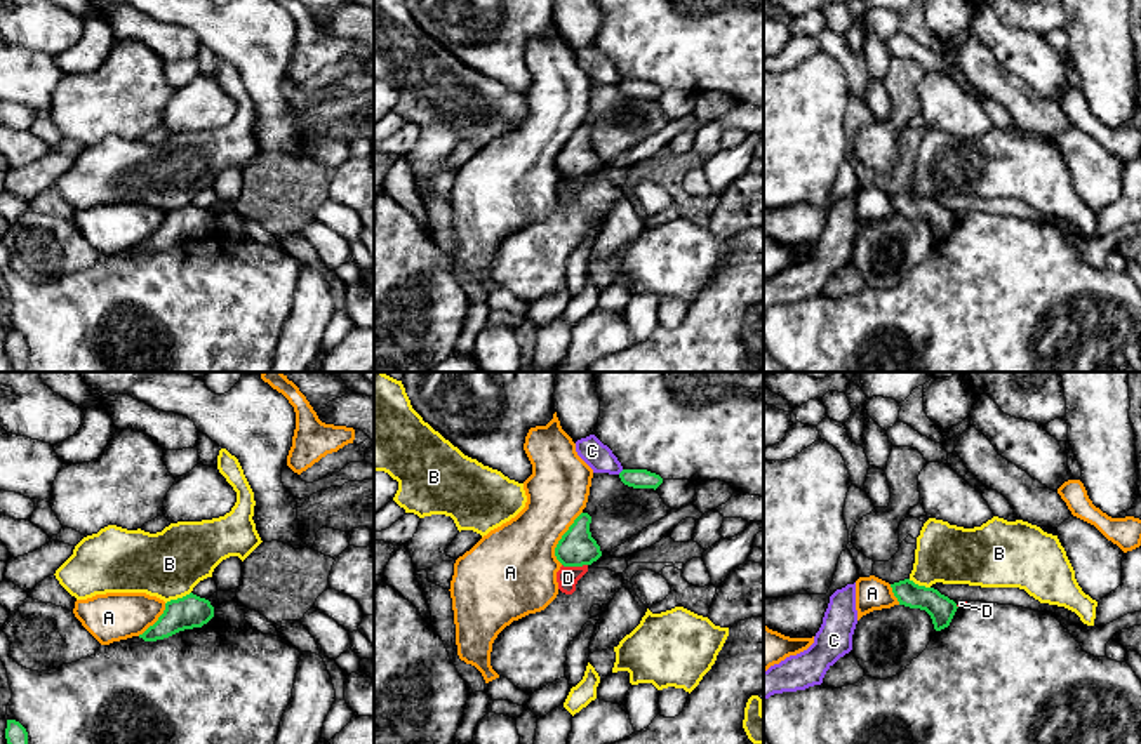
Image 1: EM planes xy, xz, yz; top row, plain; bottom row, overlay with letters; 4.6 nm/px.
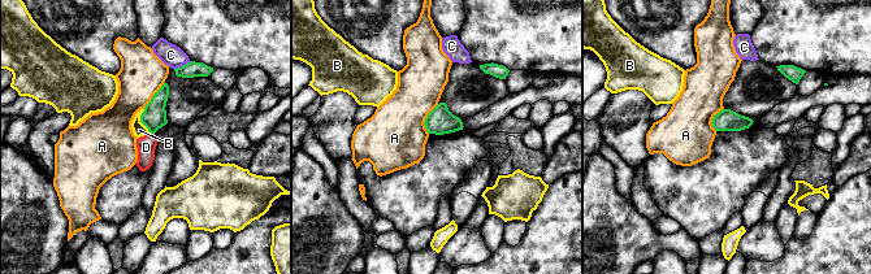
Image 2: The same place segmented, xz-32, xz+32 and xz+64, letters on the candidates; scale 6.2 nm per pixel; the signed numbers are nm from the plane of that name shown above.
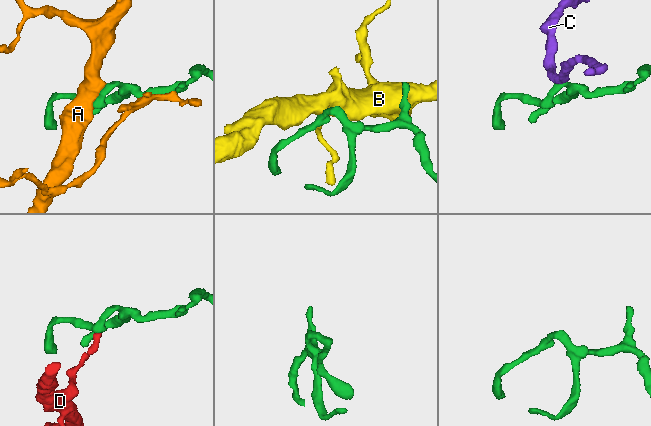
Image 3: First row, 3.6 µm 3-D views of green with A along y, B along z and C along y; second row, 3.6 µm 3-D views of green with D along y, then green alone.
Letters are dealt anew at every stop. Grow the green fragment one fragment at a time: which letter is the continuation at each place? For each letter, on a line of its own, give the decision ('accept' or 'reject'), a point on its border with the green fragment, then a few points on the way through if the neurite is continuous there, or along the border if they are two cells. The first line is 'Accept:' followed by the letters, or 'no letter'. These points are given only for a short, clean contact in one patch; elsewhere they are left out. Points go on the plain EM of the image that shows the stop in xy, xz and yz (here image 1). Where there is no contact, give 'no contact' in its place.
Accept: no letter
A: reject | xz (562, 148)
B: reject | xy (178, 209) | along xy (190, 202), (166, 214)
C: reject | xz (621, 82) | along xz (623, 80), (618, 84)
D: reject | xz (574, 176) | along xz (562, 174), (587, 176)

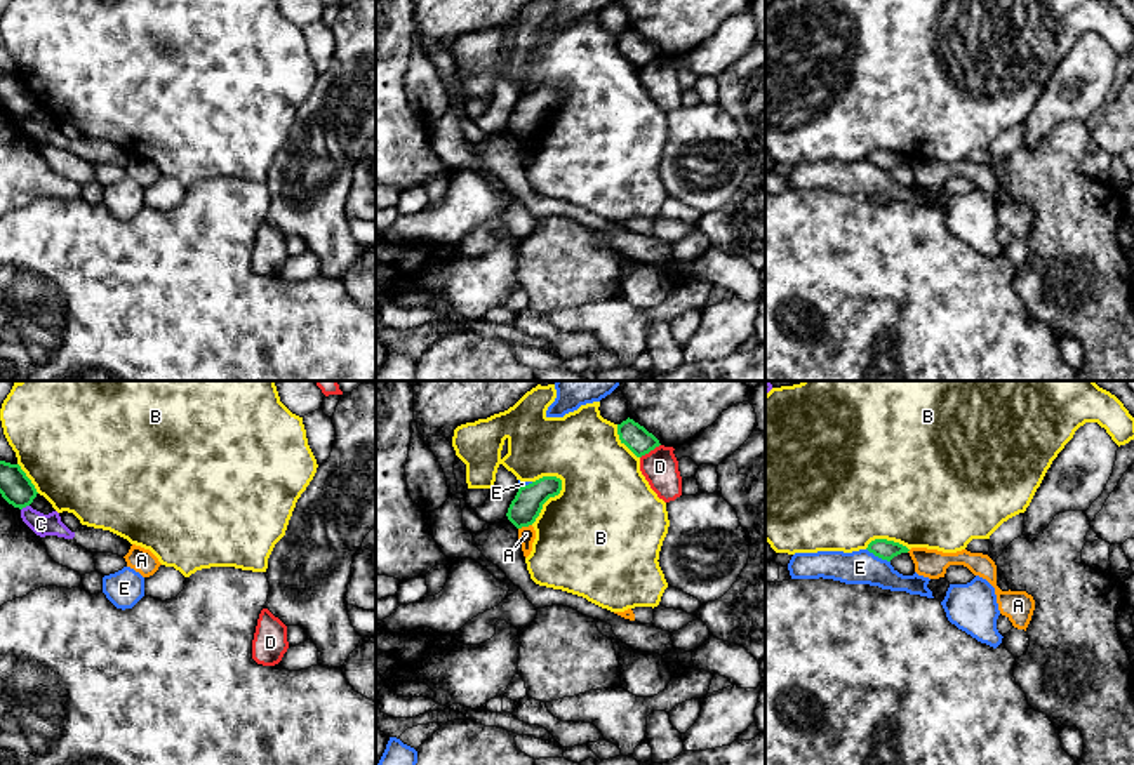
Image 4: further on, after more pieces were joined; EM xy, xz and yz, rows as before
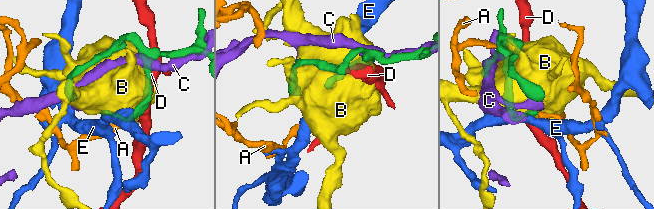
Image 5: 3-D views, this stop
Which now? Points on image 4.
Accept: no letter
A: reject | xz (524, 136)
B: reject | xz (548, 108)
C: reject | xy (25, 117)
D: reject | xz (649, 61)
E: reject | yz (879, 167) | along yz (867, 159), (889, 172)

